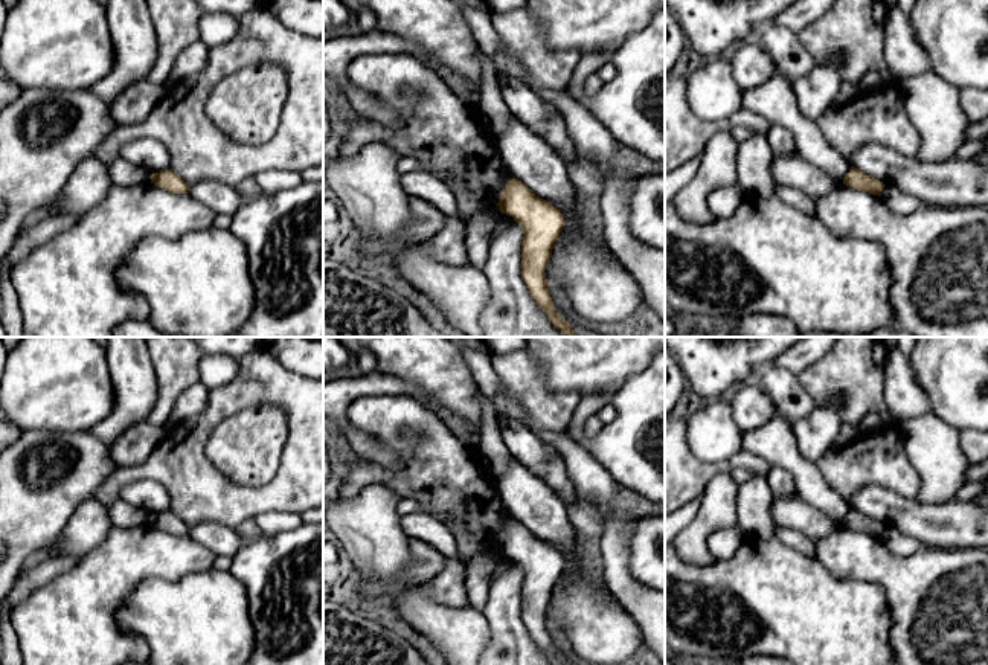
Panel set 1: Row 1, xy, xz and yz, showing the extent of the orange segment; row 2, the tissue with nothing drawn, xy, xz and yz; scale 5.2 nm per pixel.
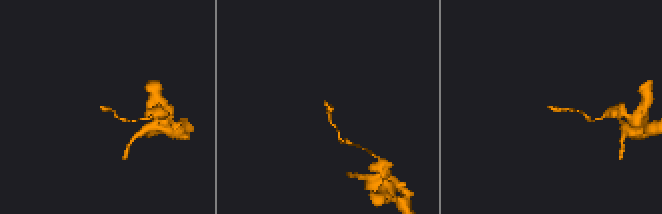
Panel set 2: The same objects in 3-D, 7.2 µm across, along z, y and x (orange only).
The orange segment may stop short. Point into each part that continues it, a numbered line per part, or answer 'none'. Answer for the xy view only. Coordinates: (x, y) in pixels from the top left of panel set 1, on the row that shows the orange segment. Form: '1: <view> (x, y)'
none

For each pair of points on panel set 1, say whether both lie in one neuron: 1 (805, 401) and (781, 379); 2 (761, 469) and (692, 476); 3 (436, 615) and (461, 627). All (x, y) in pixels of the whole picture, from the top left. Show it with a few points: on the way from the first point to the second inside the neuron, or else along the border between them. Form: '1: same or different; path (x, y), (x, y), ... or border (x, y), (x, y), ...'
1: same; path (799, 395), (787, 385)
2: same; path (744, 462), (709, 470)
3: same; path (442, 621), (449, 627), (455, 627)

